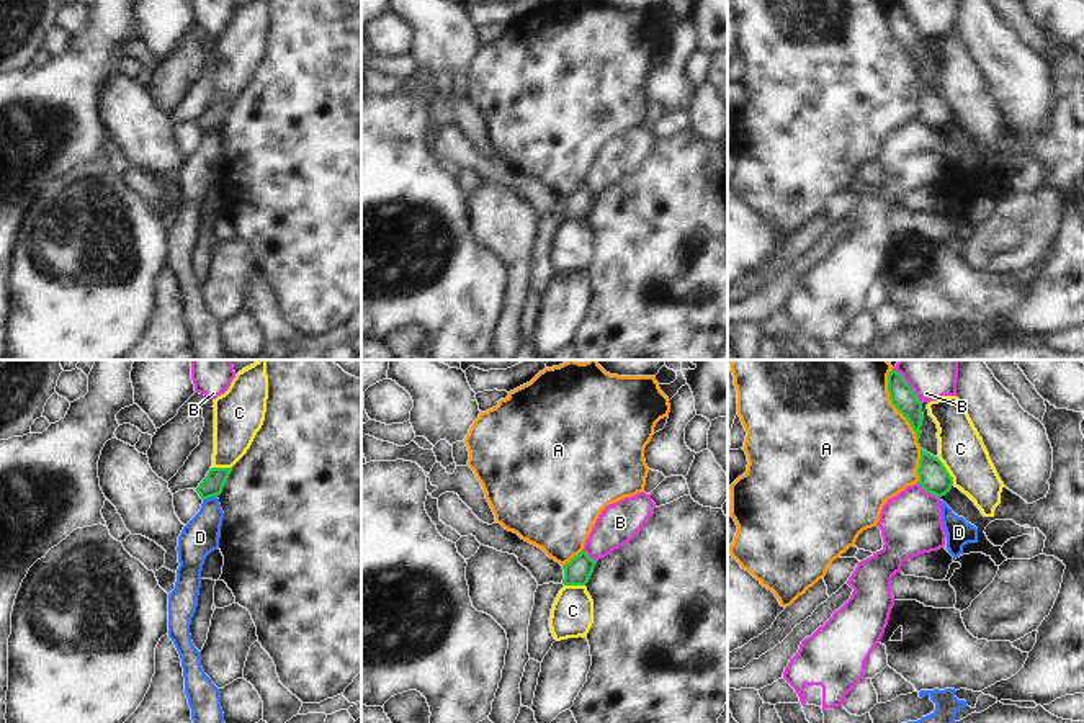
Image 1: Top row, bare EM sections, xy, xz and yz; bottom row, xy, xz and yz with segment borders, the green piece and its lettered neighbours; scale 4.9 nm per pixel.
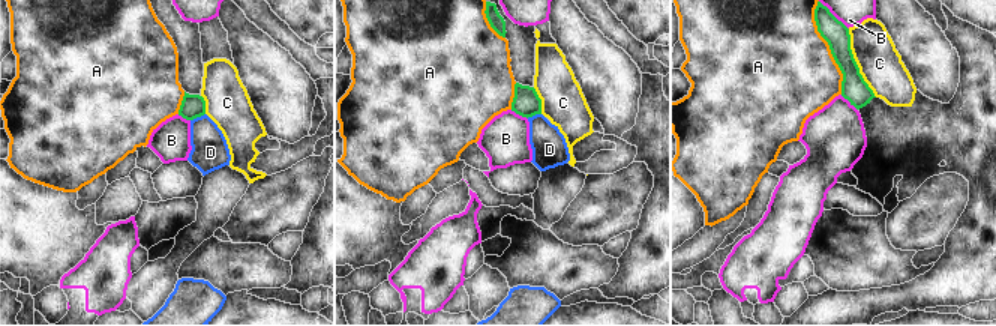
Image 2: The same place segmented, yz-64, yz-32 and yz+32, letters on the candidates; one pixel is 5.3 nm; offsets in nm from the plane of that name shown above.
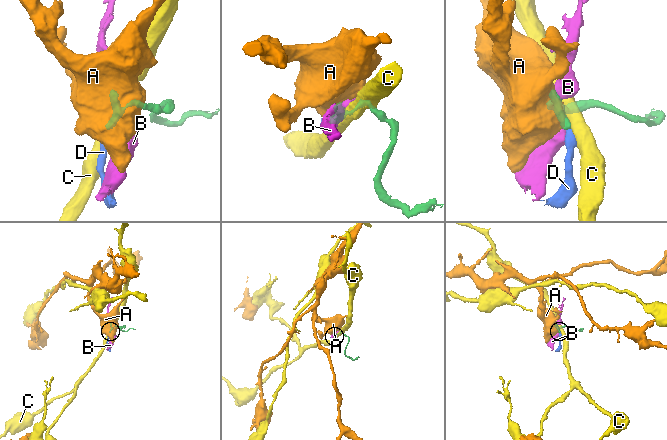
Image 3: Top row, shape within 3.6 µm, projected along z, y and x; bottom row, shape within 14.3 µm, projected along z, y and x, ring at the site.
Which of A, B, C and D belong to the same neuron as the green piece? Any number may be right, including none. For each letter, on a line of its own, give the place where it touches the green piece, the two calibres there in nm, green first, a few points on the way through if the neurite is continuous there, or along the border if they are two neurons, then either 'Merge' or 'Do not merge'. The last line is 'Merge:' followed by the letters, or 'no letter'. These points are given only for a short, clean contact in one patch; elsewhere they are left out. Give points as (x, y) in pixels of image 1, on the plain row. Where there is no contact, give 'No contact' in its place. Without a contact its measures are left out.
A: Touches green at yz (911, 59). Thickness 120 nm (green) against 500 nm. Do not merge
B: Touches green at yz (929, 126). Thickness 150 nm (green) against 300 nm. Do not merge
C: Touches green at yz (947, 105). Thickness 150 nm (green) against 220 nm. Do not merge
D: Touches green at xy (210, 130). Thickness 100 nm (green) against 180 nm. Boundary: xy (216, 130), (203, 134). Do not merge
Merge: no letter.

